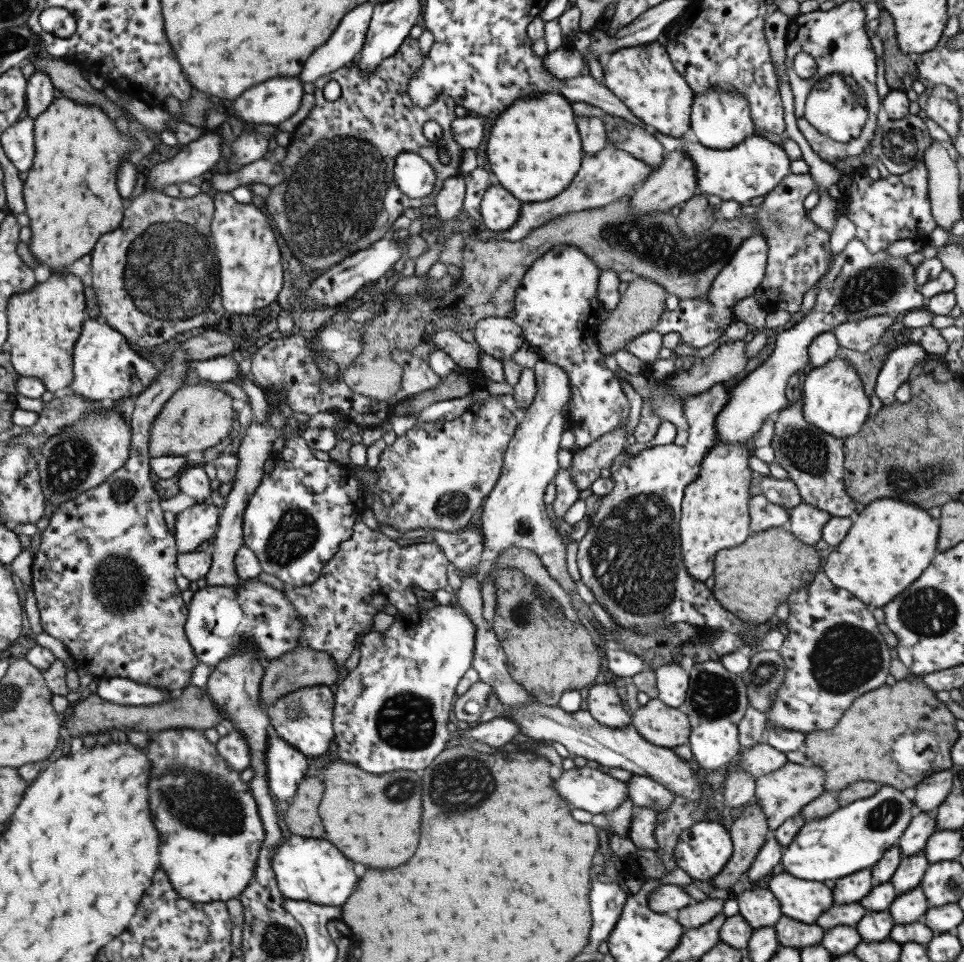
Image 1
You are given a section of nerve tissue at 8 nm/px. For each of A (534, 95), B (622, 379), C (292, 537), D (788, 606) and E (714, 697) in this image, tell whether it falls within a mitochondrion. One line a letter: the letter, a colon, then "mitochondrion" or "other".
A: other
B: other
C: mitochondrion
D: other
E: mitochondrion

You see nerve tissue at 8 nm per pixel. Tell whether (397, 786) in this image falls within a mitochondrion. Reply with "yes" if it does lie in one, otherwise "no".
yes

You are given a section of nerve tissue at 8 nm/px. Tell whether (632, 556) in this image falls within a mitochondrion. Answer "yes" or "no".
yes

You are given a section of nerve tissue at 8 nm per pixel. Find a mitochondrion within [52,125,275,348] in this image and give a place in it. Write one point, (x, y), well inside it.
(169, 268)

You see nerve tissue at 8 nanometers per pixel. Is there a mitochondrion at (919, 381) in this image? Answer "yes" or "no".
no

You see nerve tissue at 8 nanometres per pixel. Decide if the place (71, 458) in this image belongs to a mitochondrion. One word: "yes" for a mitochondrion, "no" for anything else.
yes

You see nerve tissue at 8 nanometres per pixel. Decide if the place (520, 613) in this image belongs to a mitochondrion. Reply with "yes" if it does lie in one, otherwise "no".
yes

